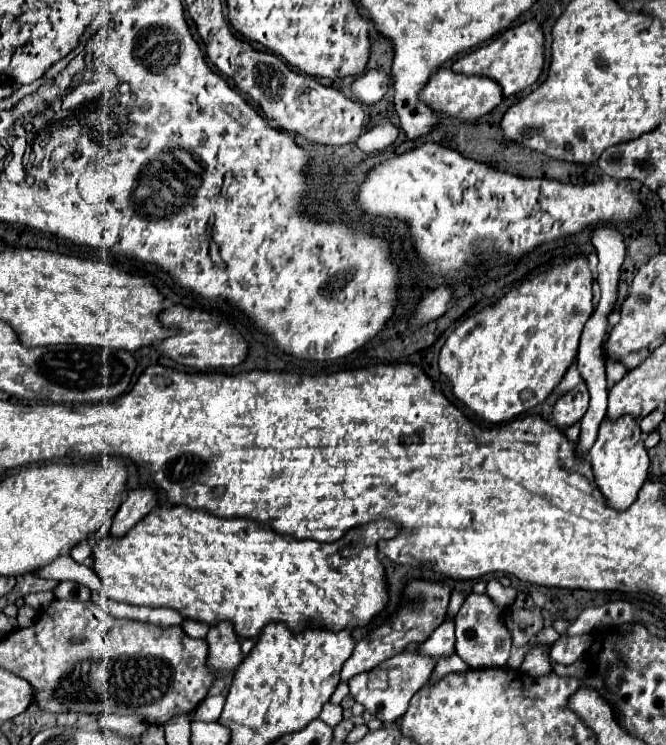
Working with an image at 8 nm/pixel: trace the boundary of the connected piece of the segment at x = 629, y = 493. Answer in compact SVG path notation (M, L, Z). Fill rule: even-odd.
M623 415L619 421L603 419L597 441L593 443L587 461L593 467L595 483L603 493L607 505L617 511L629 509L637 499L639 489L647 481L647 469L649 469L649 457L643 447L643 435L637 421L631 415Z

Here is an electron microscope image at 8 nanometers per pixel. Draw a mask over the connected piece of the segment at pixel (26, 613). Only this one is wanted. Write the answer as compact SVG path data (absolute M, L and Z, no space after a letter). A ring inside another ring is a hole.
M29 605L19 607L17 621L19 621L19 627L29 627L29 625L33 625L33 621L35 621L35 609L29 607Z

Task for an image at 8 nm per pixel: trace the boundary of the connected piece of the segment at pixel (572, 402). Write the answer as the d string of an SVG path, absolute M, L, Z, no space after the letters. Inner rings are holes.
M579 383L573 391L569 391L567 395L559 397L555 407L553 407L553 423L559 429L567 429L575 423L579 423L579 419L585 415L589 405L589 393L585 383Z

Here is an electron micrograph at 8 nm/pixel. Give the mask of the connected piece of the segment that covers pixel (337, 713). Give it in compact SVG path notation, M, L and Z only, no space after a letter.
M327 703L319 715L321 721L325 721L329 727L335 727L341 723L341 707L339 705L333 705L333 703Z

